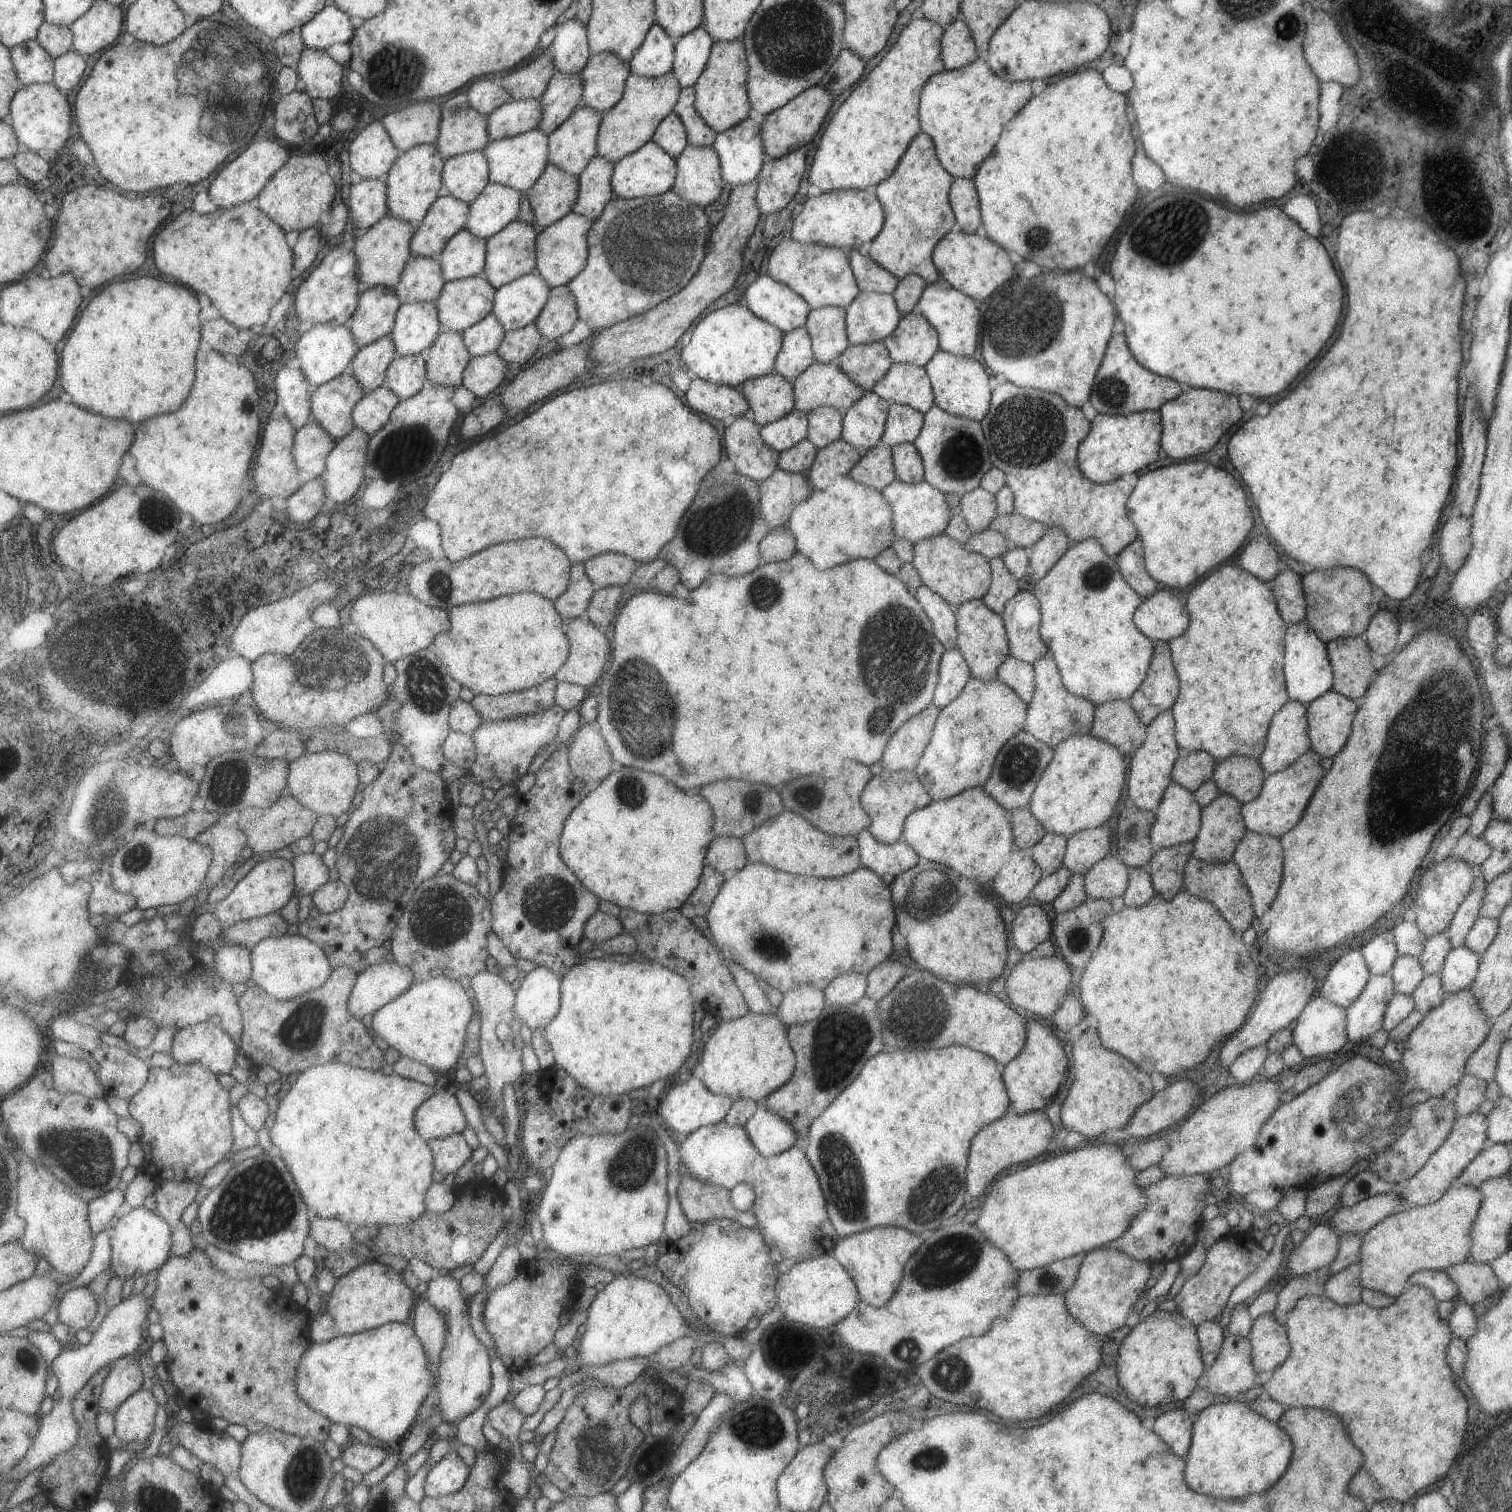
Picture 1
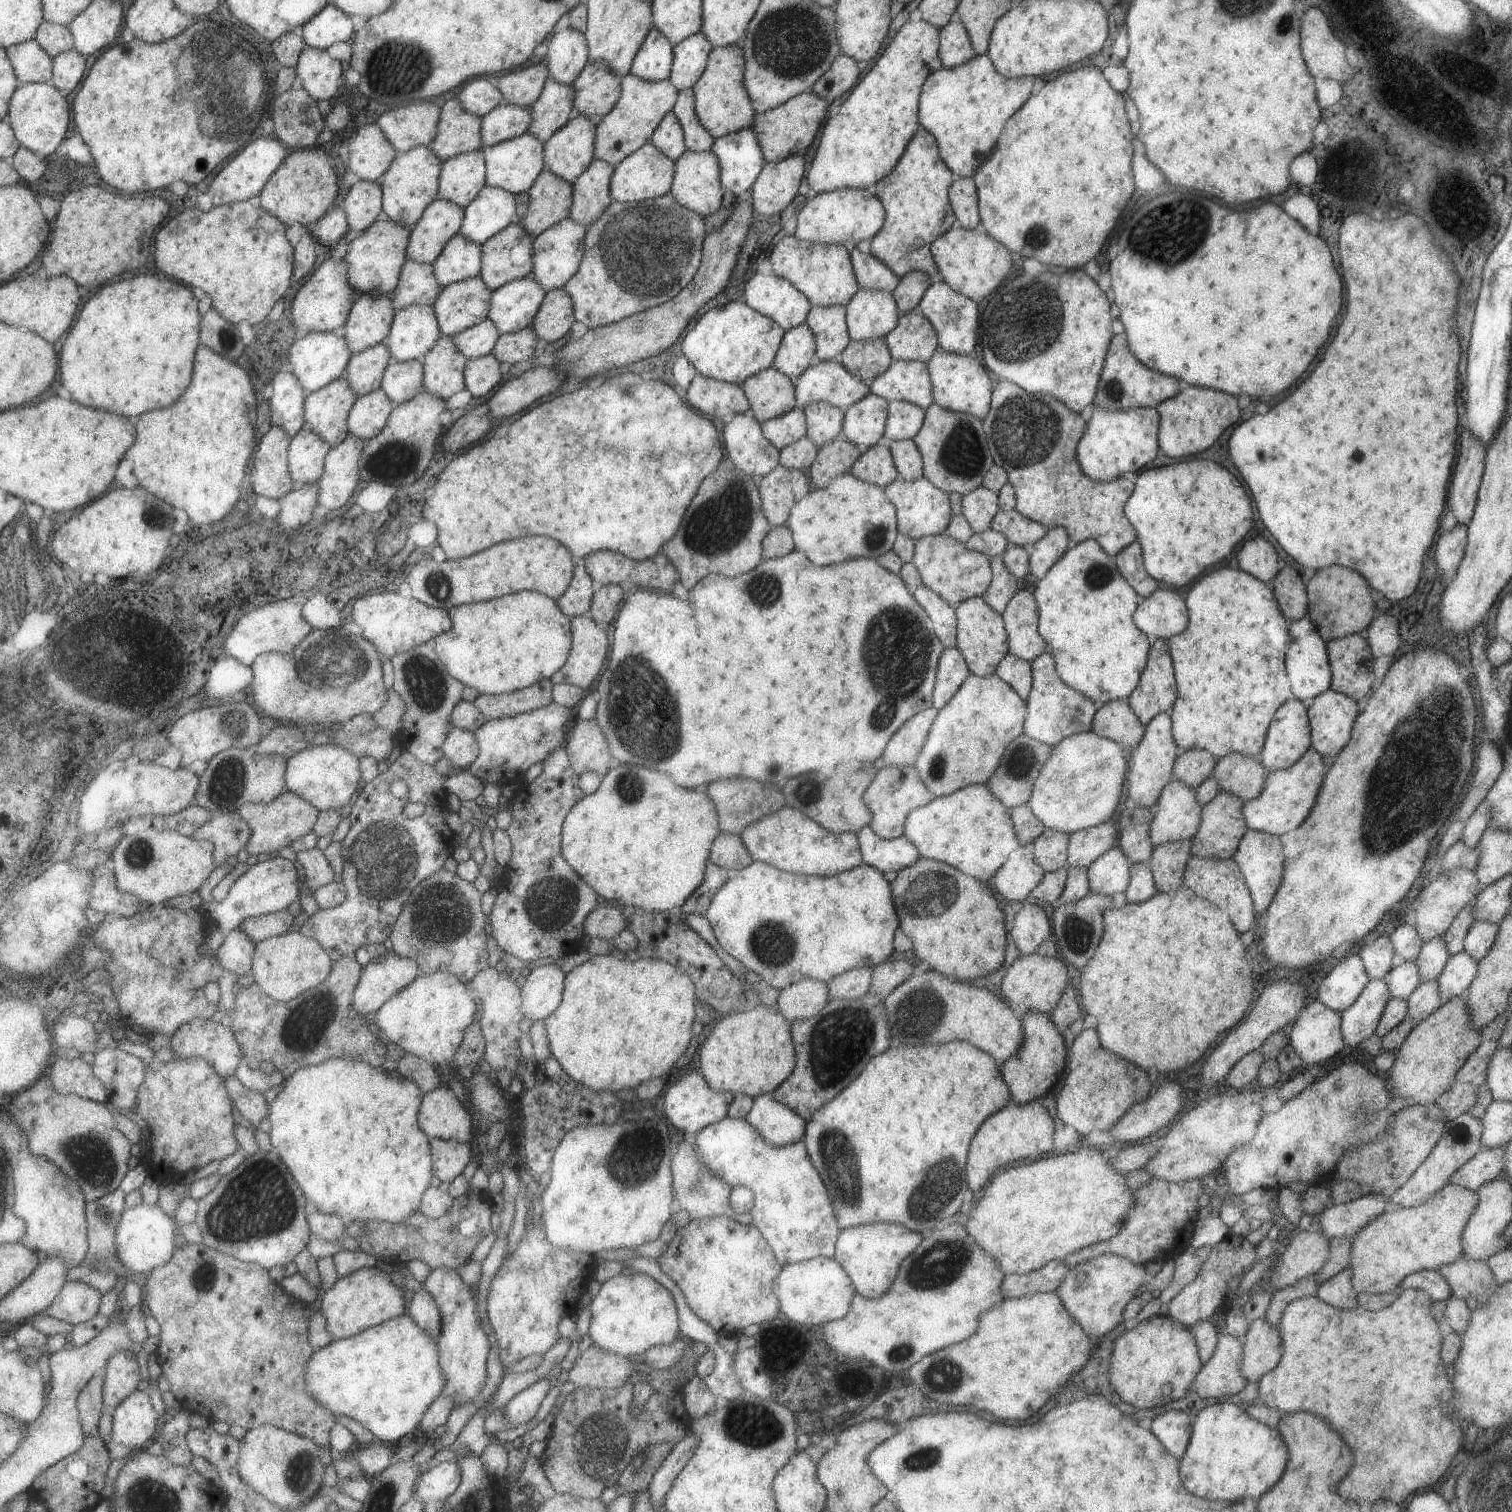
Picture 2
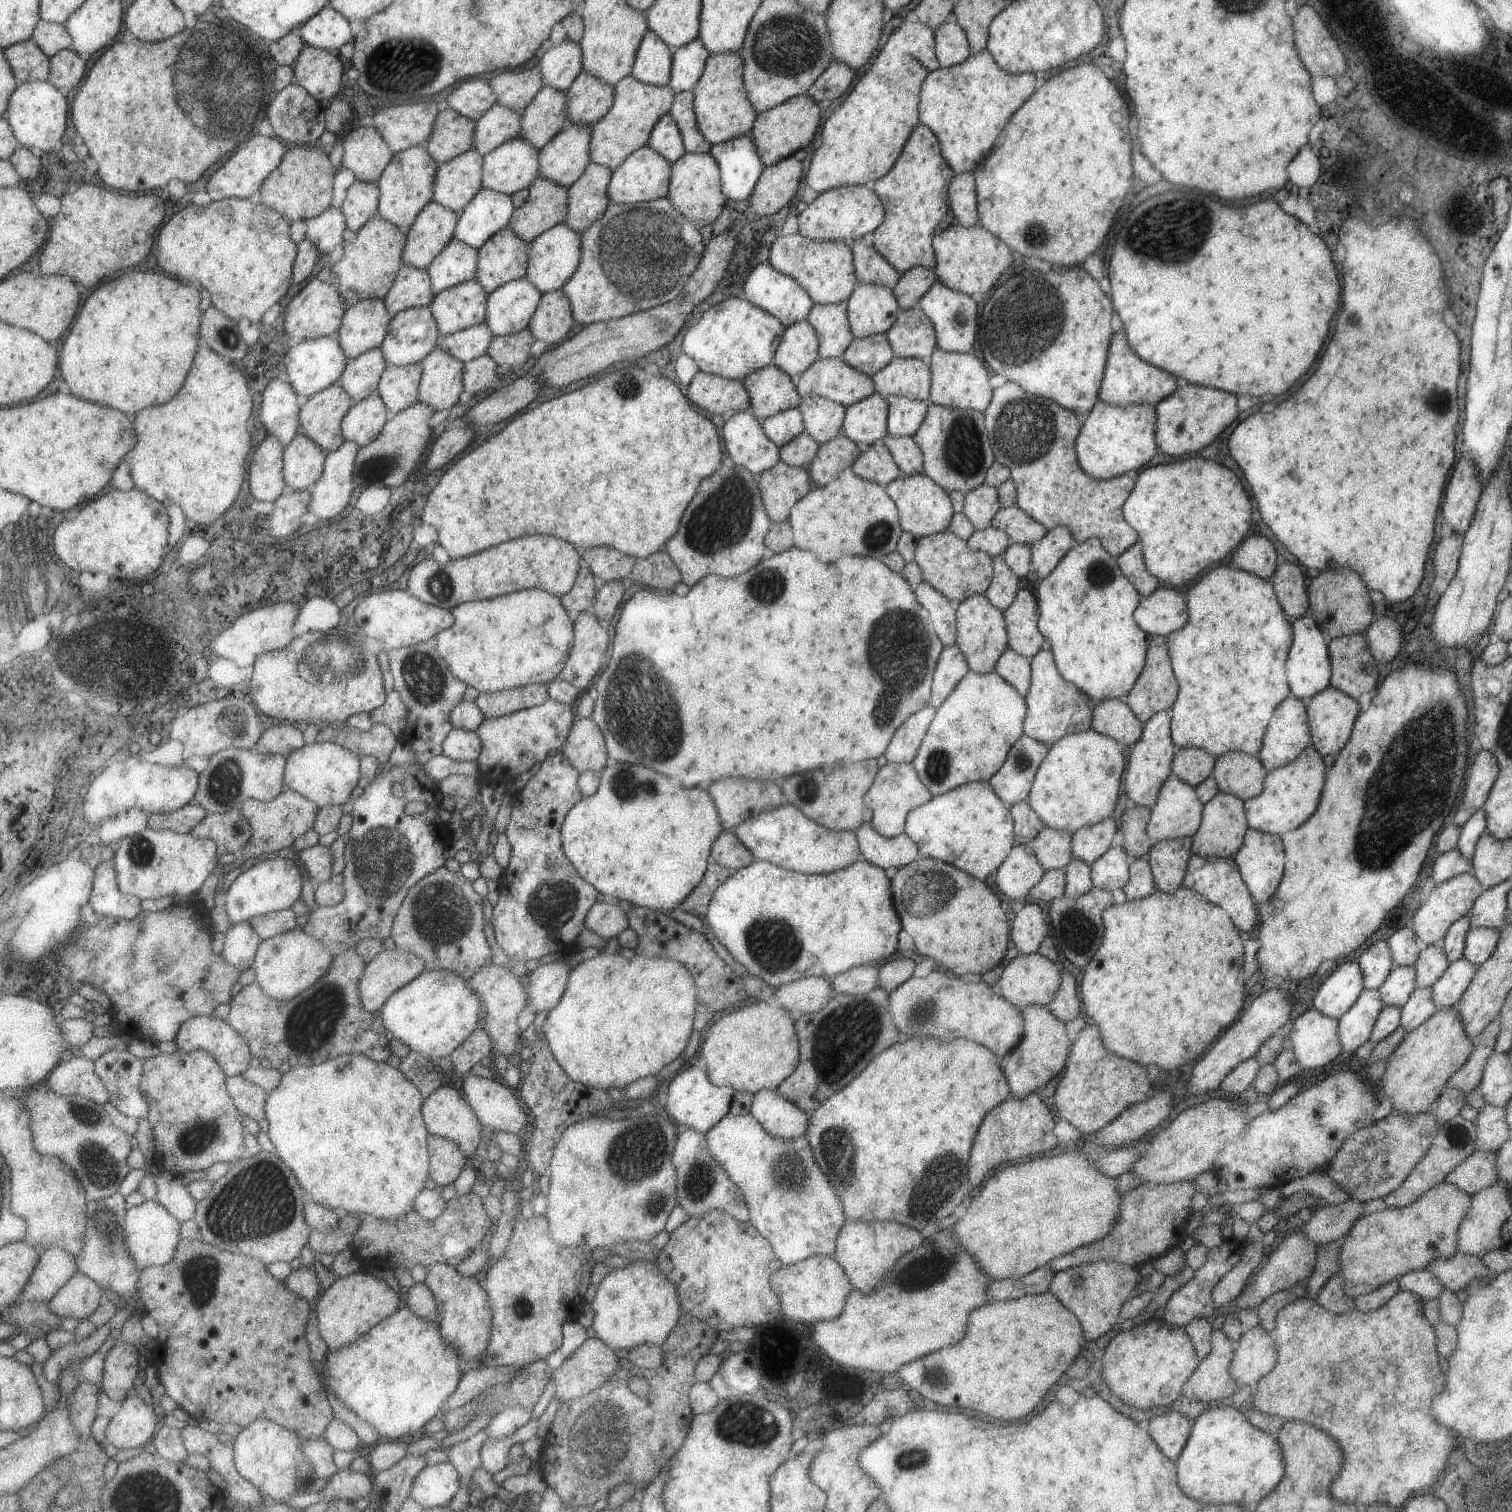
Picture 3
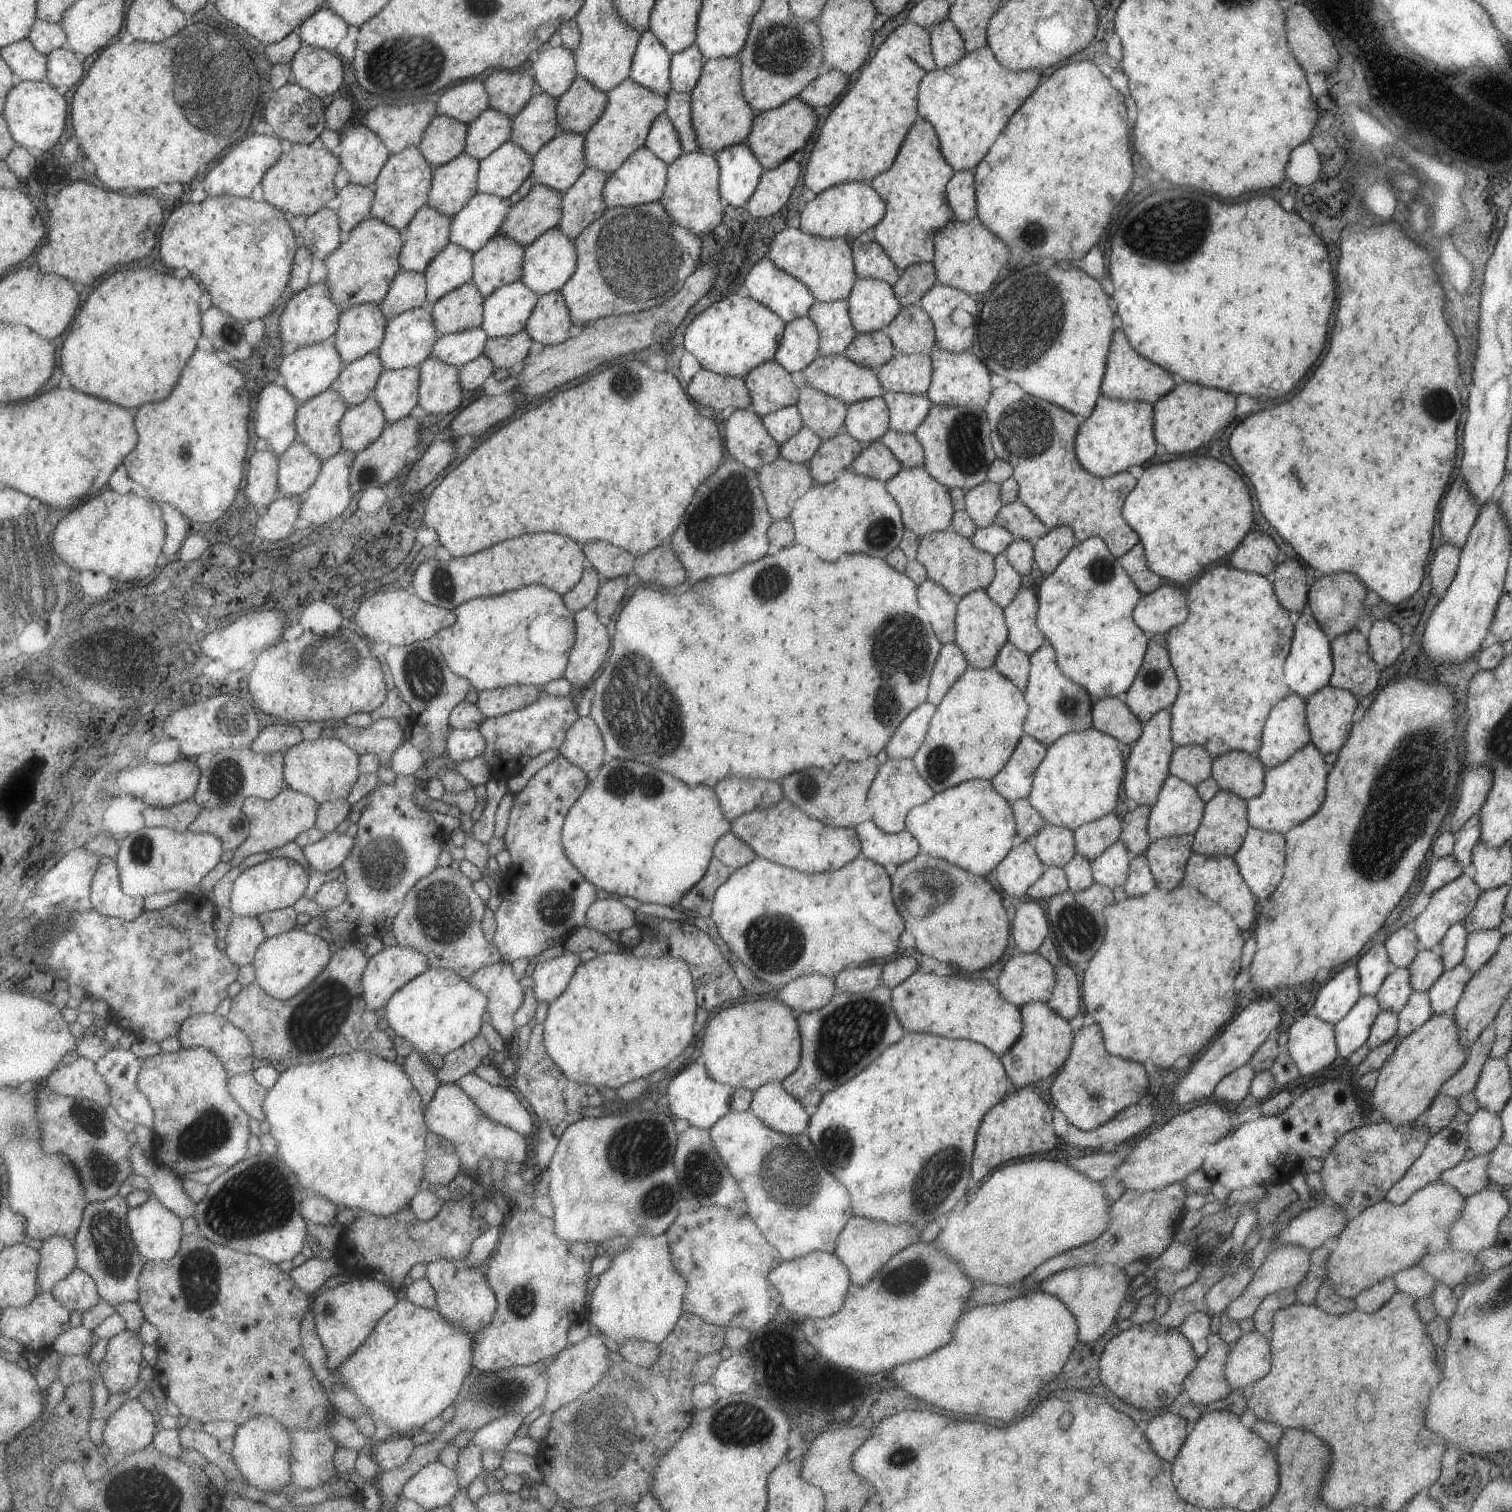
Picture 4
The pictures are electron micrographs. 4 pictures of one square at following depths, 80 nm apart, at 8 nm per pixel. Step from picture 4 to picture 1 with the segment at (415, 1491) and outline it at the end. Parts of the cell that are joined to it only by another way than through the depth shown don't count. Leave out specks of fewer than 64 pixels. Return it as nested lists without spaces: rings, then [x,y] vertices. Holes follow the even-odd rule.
[[[459,1454],[442,1458],[426,1476],[425,1495],[437,1498],[459,1492],[467,1484],[470,1472],[469,1463]]]

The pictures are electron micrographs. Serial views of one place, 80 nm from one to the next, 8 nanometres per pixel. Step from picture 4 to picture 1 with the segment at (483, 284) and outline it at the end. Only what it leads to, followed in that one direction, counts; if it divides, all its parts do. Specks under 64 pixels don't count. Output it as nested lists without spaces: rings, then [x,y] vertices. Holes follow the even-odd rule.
[[[517,218],[508,222],[499,233],[493,234],[486,242],[486,261],[484,262],[483,275],[492,284],[493,288],[507,285],[517,277],[535,271],[535,247],[538,229]]]

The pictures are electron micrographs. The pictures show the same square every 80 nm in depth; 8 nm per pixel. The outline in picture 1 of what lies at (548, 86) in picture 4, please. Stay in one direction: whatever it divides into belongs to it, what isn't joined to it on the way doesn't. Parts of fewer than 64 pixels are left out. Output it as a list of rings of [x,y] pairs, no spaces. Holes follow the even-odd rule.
[[[569,18],[553,25],[555,36],[548,51],[554,70],[563,74],[581,72],[591,55],[586,37],[586,23]]]

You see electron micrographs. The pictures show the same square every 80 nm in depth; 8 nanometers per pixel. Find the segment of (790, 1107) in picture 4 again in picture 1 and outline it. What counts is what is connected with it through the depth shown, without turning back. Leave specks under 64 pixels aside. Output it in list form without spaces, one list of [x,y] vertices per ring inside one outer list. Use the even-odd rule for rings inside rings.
[[[764,1100],[757,1102],[757,1106],[742,1127],[761,1156],[770,1157],[800,1144],[791,1125],[770,1113]]]

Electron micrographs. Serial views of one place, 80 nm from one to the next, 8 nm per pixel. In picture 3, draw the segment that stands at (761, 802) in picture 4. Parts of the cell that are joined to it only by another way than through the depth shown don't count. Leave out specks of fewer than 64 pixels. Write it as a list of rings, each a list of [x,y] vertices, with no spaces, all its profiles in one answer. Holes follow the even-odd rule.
[[[723,778],[712,782],[706,791],[716,806],[722,828],[725,831],[733,830],[741,821],[746,818],[757,816],[763,811],[770,811],[784,803],[784,796],[780,787],[771,781],[752,781],[742,778]]]

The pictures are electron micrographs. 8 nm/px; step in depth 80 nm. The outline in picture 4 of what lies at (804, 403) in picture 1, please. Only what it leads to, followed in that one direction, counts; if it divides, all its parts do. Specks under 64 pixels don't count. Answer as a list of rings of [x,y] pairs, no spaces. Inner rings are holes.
[[[844,354],[829,356],[819,355],[802,370],[802,373],[805,385],[809,385],[811,388],[823,394],[840,400],[846,406],[860,400],[881,397],[884,393],[884,390],[877,380],[875,370],[851,362]]]

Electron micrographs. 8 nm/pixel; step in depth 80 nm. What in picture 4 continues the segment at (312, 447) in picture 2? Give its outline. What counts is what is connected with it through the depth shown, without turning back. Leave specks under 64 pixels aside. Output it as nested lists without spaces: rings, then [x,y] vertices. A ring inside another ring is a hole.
[[[295,441],[280,458],[278,485],[281,496],[305,496],[316,483],[324,460],[303,441]]]

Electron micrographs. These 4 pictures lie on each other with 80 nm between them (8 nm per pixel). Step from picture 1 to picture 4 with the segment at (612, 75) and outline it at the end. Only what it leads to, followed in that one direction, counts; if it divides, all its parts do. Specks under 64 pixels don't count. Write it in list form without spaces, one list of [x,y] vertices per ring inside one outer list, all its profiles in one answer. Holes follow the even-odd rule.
[[[576,76],[568,90],[556,100],[558,128],[583,135],[597,122],[605,105],[606,93]]]

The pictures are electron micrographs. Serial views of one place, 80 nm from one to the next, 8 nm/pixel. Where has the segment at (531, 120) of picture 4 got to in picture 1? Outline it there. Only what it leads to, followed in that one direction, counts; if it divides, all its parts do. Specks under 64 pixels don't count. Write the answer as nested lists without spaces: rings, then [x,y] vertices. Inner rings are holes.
[[[555,71],[539,100],[542,104],[542,119],[537,129],[548,135],[582,102],[581,73],[563,74]]]

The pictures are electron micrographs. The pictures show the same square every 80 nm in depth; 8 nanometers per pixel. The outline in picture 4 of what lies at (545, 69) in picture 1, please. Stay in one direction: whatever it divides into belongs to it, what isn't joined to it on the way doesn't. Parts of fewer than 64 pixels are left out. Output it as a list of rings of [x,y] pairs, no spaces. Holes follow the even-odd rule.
[[[526,69],[491,72],[484,82],[488,91],[488,106],[514,117],[533,94],[538,92],[534,78]]]

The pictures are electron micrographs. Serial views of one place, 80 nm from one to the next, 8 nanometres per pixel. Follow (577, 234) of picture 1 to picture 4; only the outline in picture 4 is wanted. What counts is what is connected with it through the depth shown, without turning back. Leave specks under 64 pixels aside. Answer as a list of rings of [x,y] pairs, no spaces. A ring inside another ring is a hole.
[[[557,227],[550,228],[540,234],[531,245],[524,246],[523,274],[520,281],[537,296],[559,291],[575,270],[576,256],[574,240],[567,238]]]

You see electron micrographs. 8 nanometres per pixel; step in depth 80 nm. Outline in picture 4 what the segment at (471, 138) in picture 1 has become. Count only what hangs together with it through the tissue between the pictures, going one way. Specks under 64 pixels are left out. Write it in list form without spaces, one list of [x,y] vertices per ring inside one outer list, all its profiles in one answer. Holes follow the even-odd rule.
[[[437,114],[426,130],[420,148],[433,166],[444,165],[465,152],[468,134],[466,122]]]

